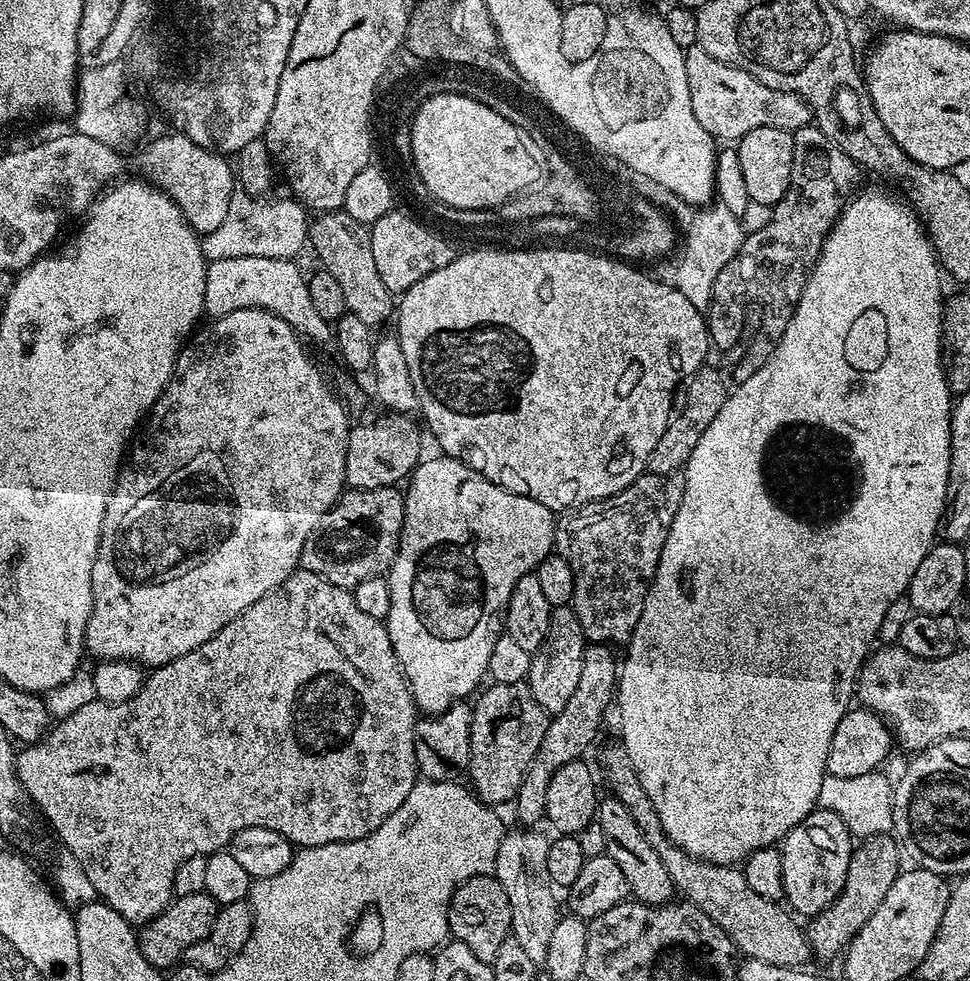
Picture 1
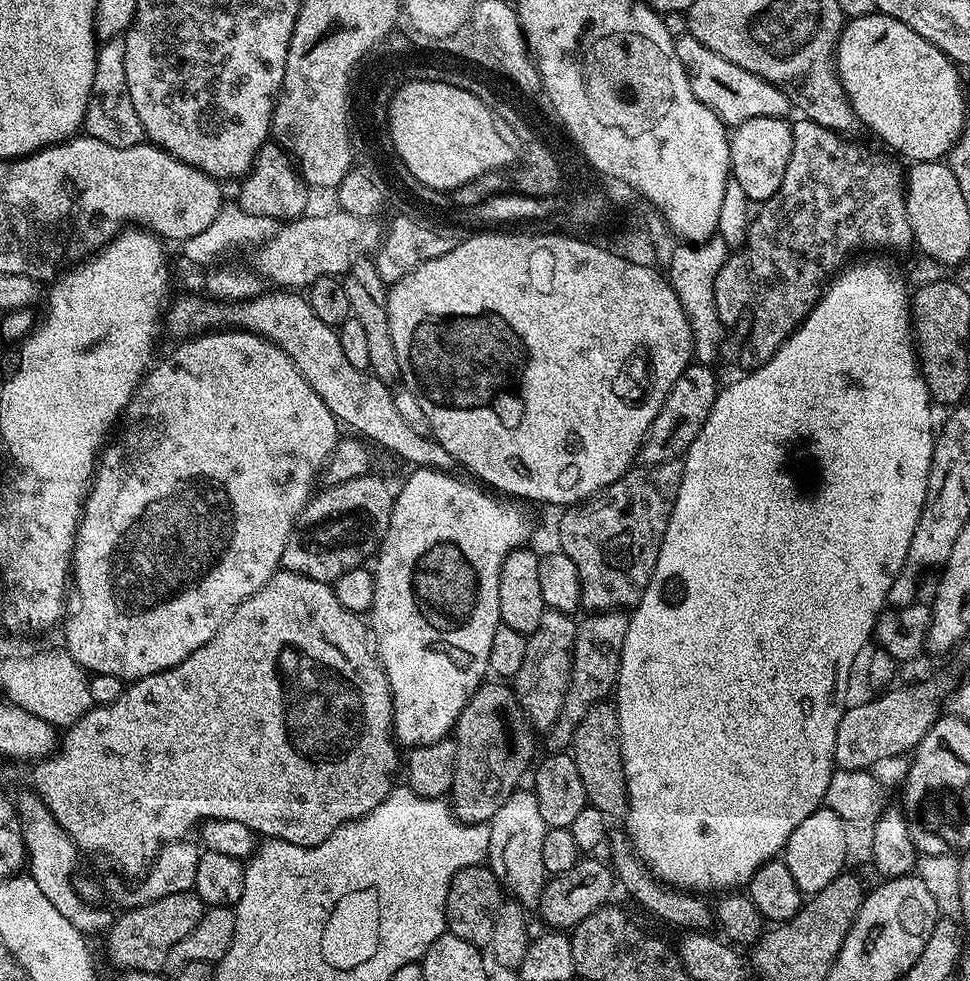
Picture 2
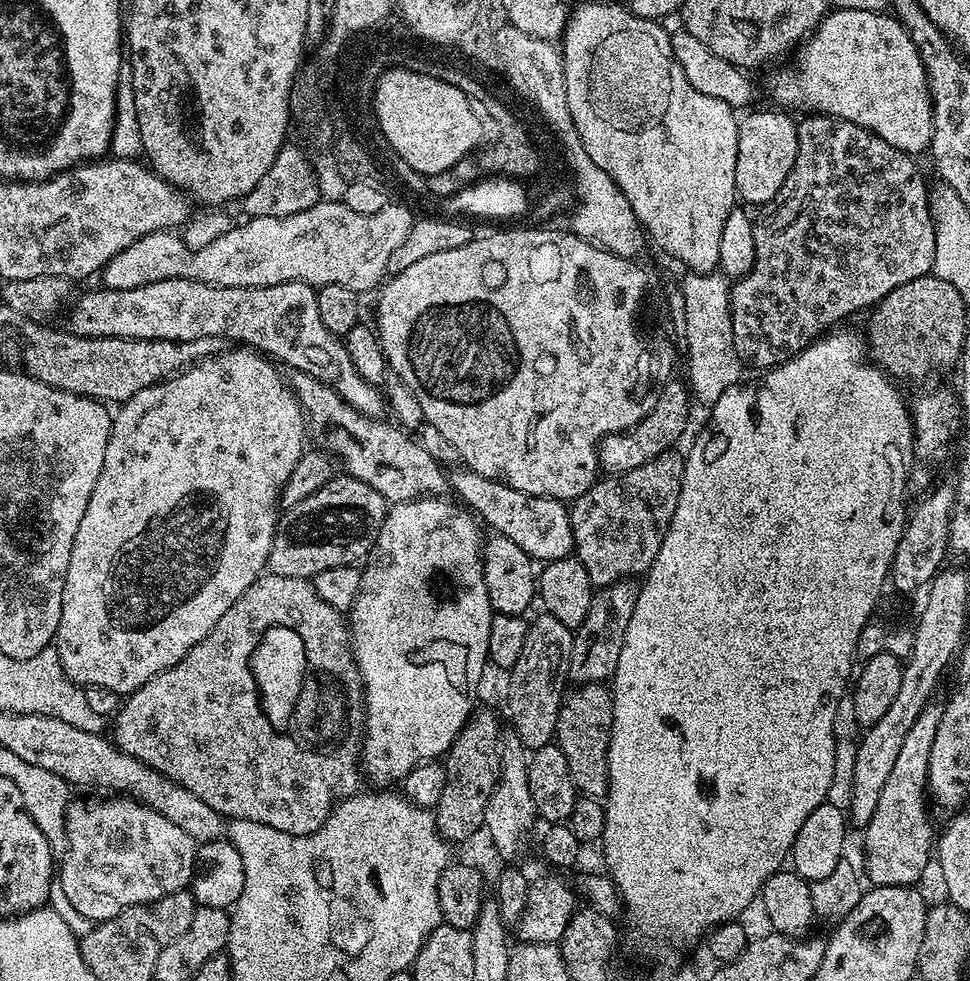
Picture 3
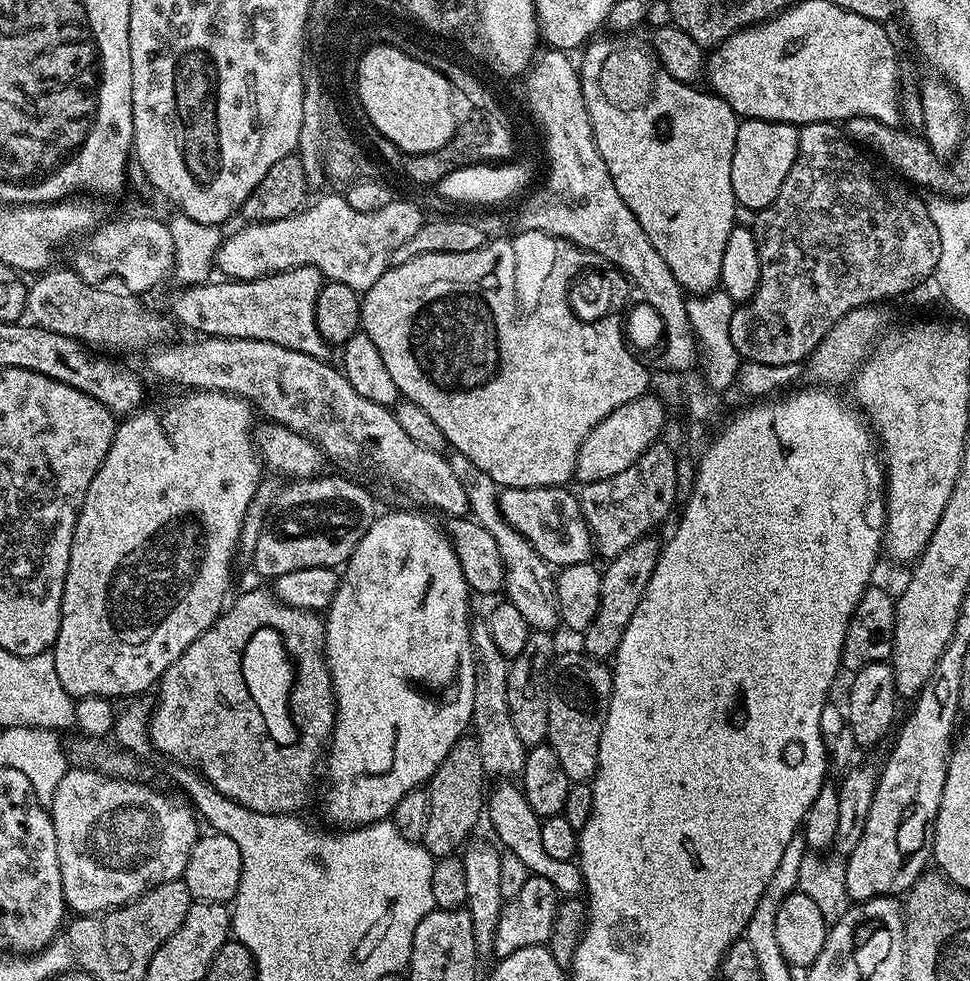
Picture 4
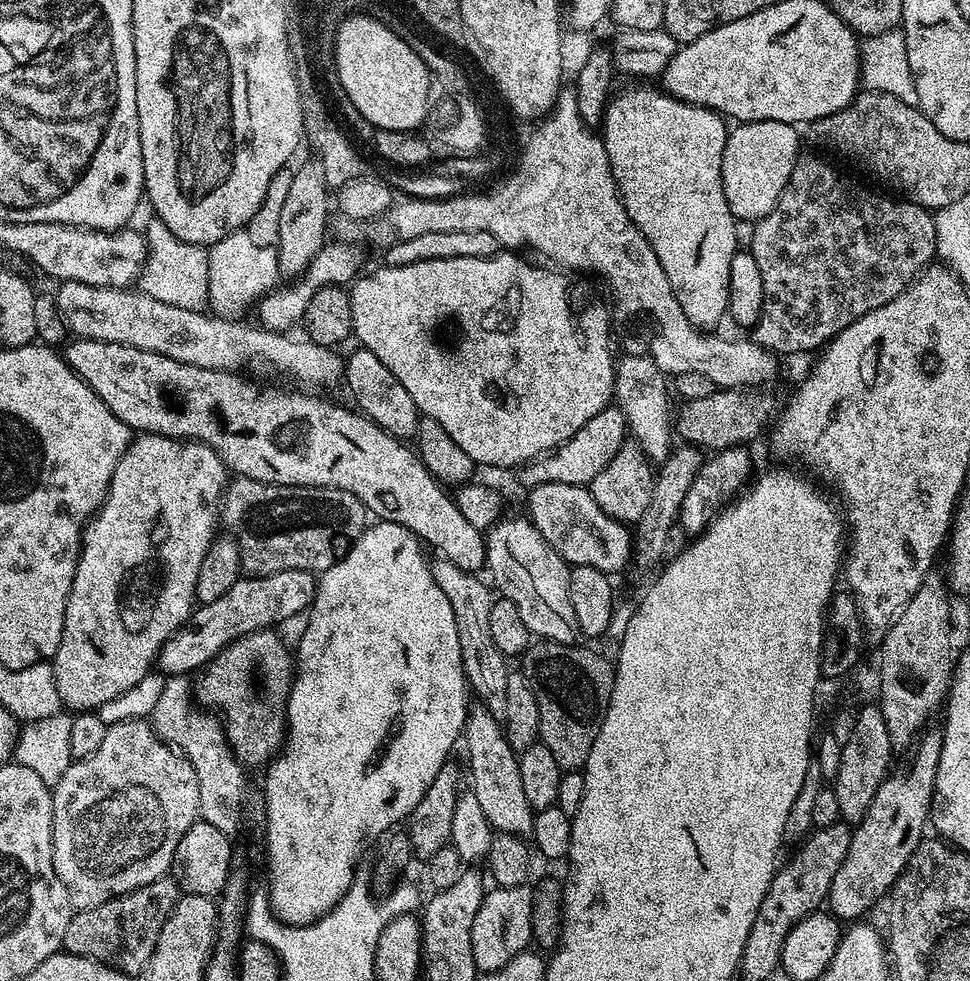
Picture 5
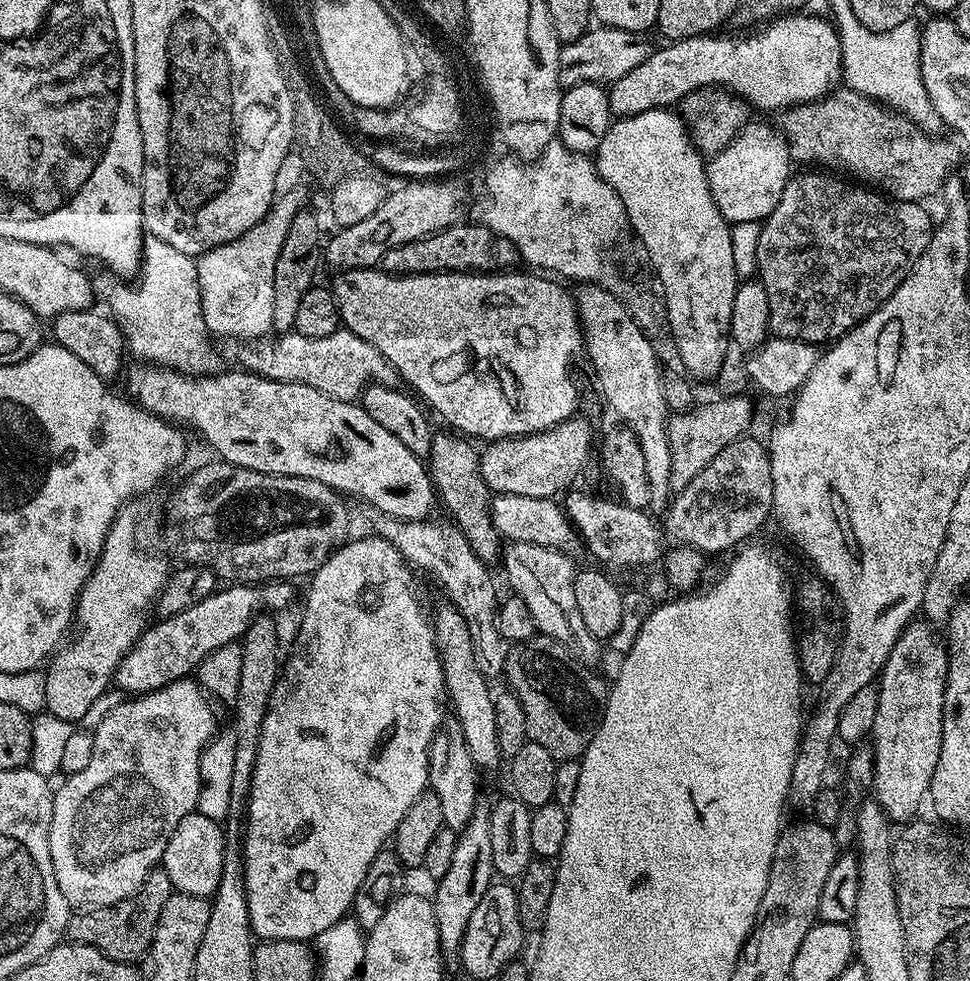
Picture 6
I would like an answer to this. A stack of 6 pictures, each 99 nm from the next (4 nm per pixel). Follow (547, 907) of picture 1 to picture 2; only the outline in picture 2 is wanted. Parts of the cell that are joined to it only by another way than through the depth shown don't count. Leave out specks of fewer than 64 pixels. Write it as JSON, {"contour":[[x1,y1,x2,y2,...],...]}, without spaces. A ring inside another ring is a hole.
{"contour":[[517,790,498,806,498,814,488,824,490,846,488,847,487,867,498,878,501,889,511,899,525,906,539,905,544,892,546,873,542,866,542,838,546,838,549,826,542,822,538,811,535,791]]}

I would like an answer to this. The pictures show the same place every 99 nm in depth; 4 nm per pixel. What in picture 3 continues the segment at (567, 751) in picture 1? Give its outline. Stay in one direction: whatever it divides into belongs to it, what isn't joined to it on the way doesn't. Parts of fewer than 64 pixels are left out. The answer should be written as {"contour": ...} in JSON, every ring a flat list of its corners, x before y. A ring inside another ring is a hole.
{"contour":[[632,578,619,580,593,591,590,610,586,610,582,626,574,630,572,637,567,679,573,680,573,685,604,684,611,681,612,675,618,670,618,657,626,642,626,626,630,626,630,618,634,618,634,606,638,606,639,593,640,584]]}

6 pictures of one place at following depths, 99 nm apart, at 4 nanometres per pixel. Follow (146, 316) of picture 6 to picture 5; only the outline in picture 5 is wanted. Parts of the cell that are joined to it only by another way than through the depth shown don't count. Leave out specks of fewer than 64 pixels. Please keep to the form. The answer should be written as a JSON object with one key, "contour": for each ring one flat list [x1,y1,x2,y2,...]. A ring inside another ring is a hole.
{"contour":[[155,214,149,215,149,220,142,227,142,235,148,241,148,257,140,272,139,291,145,292,150,298,158,298,158,302,182,306,182,310,201,311,209,303,209,249,184,242,182,238,172,234,166,222,162,222]]}

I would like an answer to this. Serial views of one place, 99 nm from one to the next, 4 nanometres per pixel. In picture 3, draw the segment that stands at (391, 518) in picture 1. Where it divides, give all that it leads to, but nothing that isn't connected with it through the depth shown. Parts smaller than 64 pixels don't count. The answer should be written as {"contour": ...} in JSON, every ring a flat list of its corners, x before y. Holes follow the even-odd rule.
{"contour":[[347,474,333,476,330,482,326,482,326,486,322,486,309,497,303,498,279,517,274,542,270,546,267,571,271,575,282,578,311,581,313,576,322,574,322,570,330,570,334,566,347,564,359,565,376,545,385,511,386,502,382,494,374,490,374,486,366,486,366,482,358,482,358,478]]}

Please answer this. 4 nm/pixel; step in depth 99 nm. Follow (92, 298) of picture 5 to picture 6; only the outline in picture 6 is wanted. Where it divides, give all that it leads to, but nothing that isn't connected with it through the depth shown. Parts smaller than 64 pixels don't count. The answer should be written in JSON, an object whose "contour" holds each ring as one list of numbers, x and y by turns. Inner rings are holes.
{"contour":[[294,330,287,335,273,338,241,340,229,343,228,352,232,355,233,365,245,372,254,372,267,380,285,380,298,382,306,386,314,386,314,390,322,390,330,398,355,401,360,393,375,382,395,385,398,377,396,369,389,366,386,358,370,346,358,334,347,330,337,330,326,338,306,338]]}

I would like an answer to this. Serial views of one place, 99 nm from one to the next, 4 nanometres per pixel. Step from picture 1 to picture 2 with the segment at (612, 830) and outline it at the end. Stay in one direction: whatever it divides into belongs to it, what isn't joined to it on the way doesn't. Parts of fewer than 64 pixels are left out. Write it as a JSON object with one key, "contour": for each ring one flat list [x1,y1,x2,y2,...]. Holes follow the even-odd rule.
{"contour":[[613,831,606,841,606,852,612,855,610,867,619,887,621,884,646,911,665,920,668,924,677,924,680,930,712,930,712,928,717,927,713,907,704,901,707,899,696,894,689,894,667,884,661,884,653,876,647,864,632,849,632,841,629,840,627,831]]}

